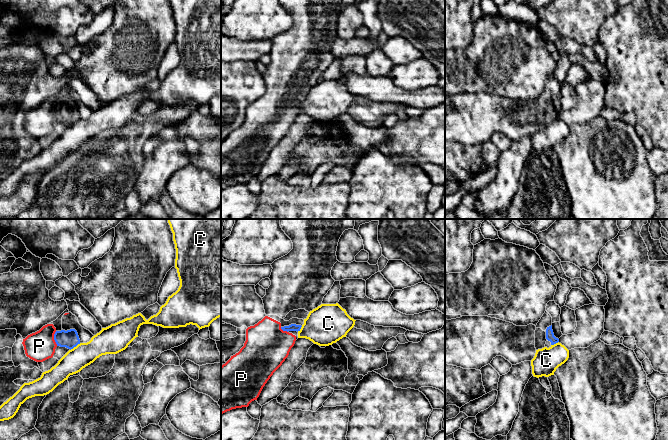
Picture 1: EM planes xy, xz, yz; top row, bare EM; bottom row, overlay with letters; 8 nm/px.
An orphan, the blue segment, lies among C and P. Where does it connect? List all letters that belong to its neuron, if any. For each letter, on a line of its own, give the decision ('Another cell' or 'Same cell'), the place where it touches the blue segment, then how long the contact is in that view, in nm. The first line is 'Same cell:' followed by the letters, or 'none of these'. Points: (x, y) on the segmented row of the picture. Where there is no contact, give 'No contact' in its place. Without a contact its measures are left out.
Same cell: P
C: Another cell. Touches blue at xy (75, 346). Shared border 110 nm
P: Same cell. Touches blue at xy (54, 338). Shared border 120 nm

